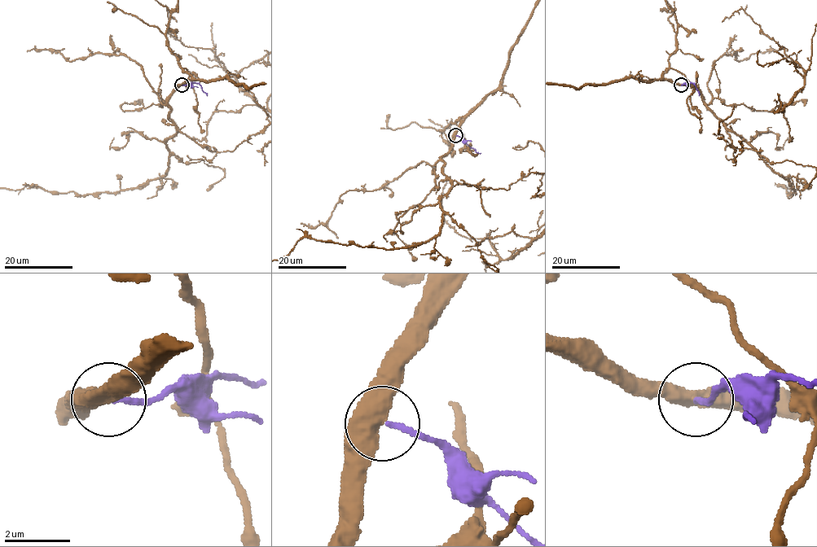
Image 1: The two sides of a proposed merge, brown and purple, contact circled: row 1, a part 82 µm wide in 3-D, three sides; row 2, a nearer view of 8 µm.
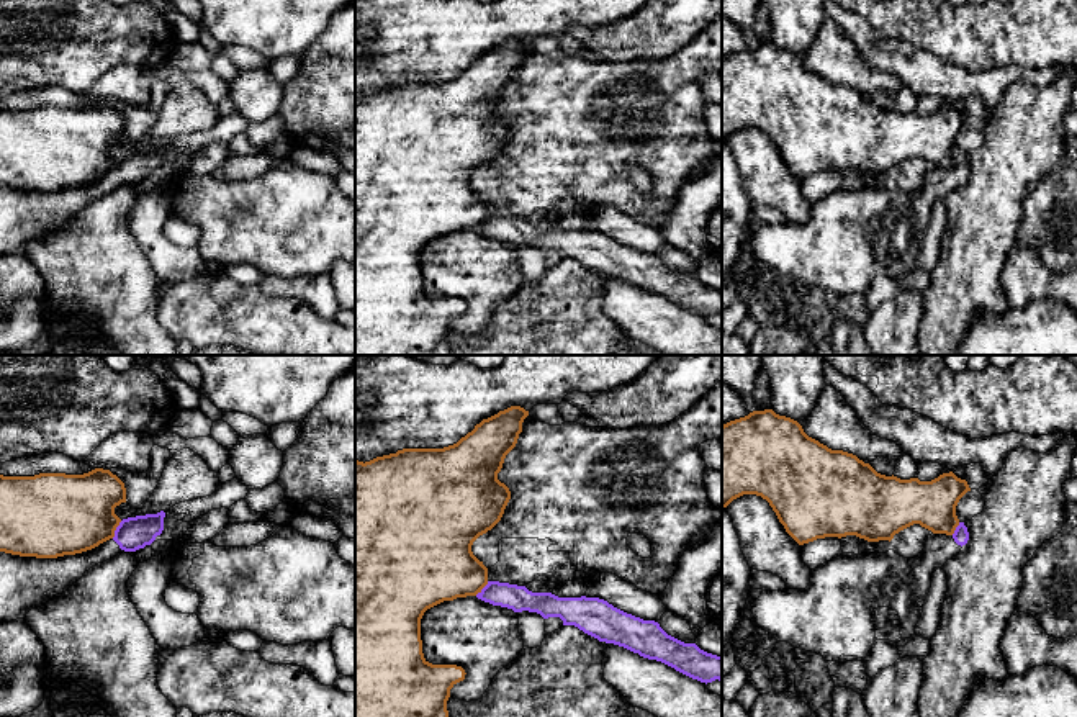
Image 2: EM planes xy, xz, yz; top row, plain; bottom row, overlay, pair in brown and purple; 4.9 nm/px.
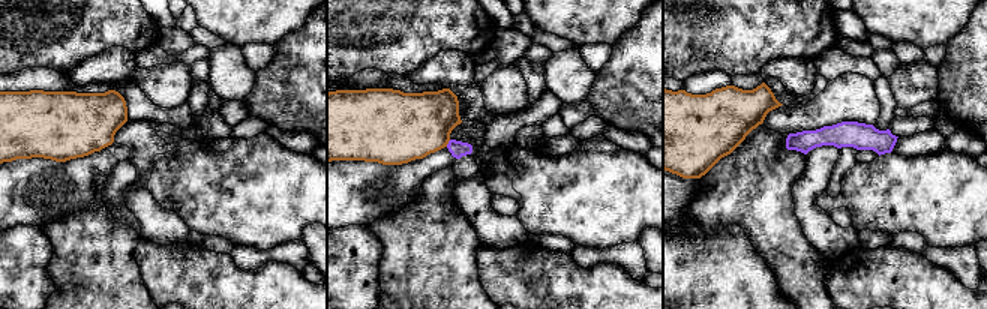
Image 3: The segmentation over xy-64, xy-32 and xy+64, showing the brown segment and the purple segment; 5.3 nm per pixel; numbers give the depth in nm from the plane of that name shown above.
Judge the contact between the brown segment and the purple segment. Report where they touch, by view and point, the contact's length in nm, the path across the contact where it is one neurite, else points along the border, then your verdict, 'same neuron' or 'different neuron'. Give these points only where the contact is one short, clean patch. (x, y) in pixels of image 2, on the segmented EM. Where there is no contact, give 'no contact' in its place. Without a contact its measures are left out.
meets brown in xy at (115, 529); contact 100 nm long; border along xy (121, 521), (112, 537); different neuron

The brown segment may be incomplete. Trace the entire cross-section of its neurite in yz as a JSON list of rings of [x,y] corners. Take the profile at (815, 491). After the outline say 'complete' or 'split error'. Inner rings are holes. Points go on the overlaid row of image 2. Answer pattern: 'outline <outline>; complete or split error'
outline [[[773,409],[753,411],[722,426],[722,507],[743,494],[761,496],[799,545],[846,535],[890,542],[913,524],[953,535],[959,525],[956,506],[967,491],[967,481],[953,471],[931,481],[881,475],[856,455],[809,437],[797,421]]]; complete

